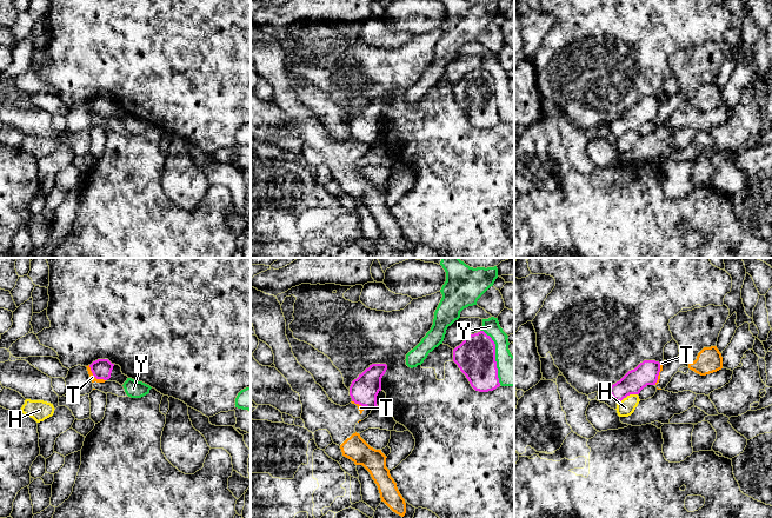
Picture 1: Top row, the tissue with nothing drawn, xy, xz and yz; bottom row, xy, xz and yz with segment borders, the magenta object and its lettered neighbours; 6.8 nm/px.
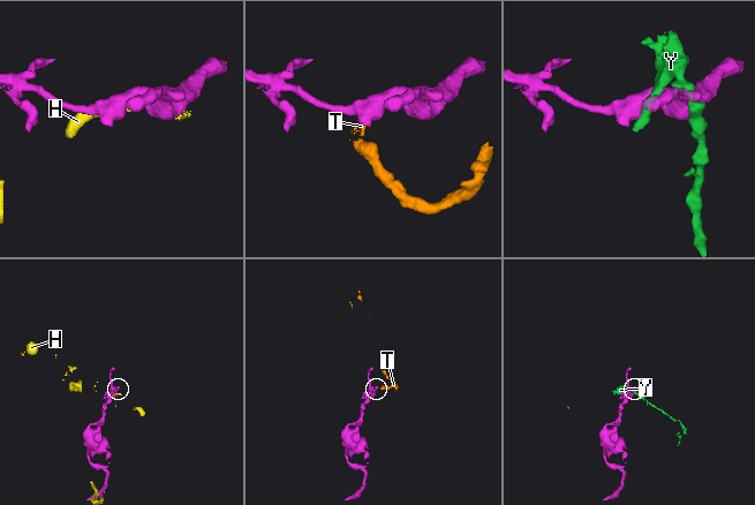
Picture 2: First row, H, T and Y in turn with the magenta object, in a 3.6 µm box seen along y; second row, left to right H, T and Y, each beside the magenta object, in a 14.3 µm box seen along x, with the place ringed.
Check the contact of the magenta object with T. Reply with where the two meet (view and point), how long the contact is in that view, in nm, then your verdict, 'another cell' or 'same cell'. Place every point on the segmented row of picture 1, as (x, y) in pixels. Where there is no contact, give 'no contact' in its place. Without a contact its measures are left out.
contact xy (94, 376); length 160 nm; another cell

